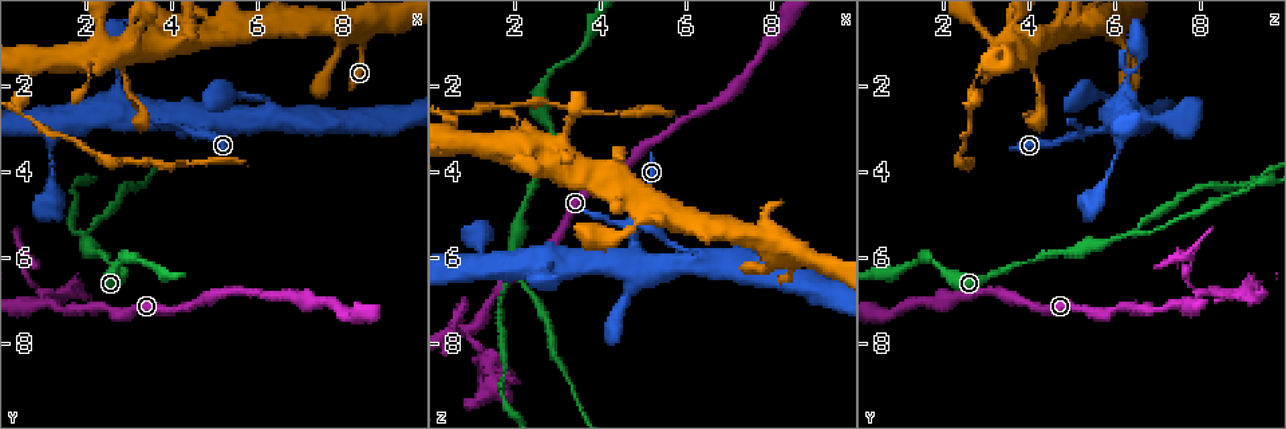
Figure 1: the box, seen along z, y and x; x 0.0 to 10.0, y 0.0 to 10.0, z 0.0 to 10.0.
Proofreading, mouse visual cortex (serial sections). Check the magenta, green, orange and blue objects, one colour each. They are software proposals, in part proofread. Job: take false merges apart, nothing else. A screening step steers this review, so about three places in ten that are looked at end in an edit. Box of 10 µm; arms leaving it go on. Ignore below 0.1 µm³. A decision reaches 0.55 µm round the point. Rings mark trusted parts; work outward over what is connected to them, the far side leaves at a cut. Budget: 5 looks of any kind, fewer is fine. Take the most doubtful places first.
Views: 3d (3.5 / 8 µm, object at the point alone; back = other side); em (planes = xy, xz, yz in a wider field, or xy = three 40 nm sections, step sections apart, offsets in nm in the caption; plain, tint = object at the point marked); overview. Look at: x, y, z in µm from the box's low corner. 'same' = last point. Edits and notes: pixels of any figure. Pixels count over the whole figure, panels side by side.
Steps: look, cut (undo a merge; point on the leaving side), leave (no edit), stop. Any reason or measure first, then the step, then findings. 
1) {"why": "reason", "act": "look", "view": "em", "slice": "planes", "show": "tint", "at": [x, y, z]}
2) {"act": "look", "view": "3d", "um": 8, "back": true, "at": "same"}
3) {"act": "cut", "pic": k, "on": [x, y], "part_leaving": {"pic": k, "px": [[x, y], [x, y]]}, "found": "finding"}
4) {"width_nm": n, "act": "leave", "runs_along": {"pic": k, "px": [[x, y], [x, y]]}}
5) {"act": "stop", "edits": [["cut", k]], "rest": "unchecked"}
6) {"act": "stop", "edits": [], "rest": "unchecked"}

{"why": "three arms meet", "act": "look", "view": "em", "slice": "planes", "show": "tint", "at": [1.95, 5.40, 6.45]}

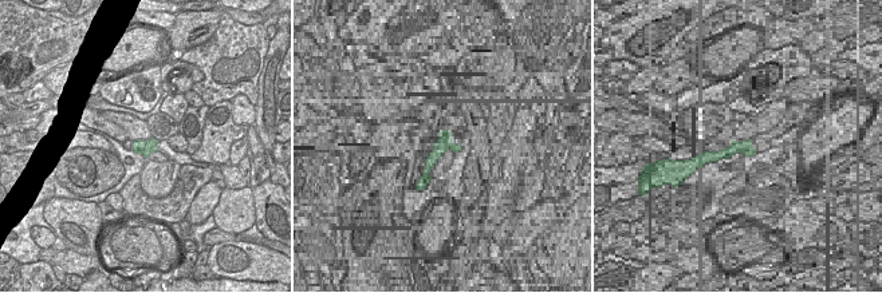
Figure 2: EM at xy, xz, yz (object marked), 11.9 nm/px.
{"act": "look", "view": "3d", "um": 3.5, "at": "same"}

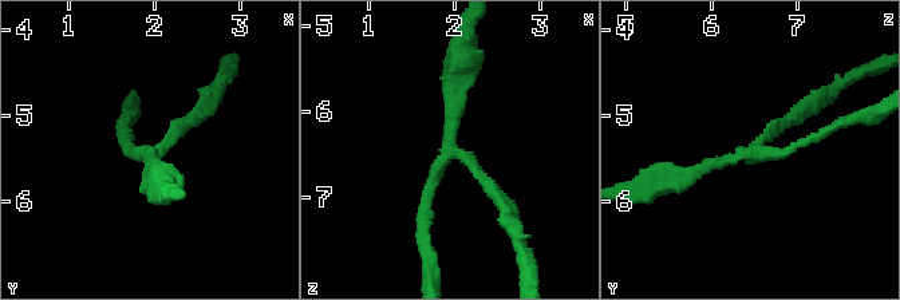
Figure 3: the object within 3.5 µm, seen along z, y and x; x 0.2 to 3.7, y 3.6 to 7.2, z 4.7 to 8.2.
{"act": "cut", "pic": 3, "on": [785, 122], "part_leaving": {"pic": 3, "px": [[761, 141], [836, 87]]}, "found": "two cells meet here"}

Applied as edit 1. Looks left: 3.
{"why": "redraw", "act": "look", "view": "overview"}

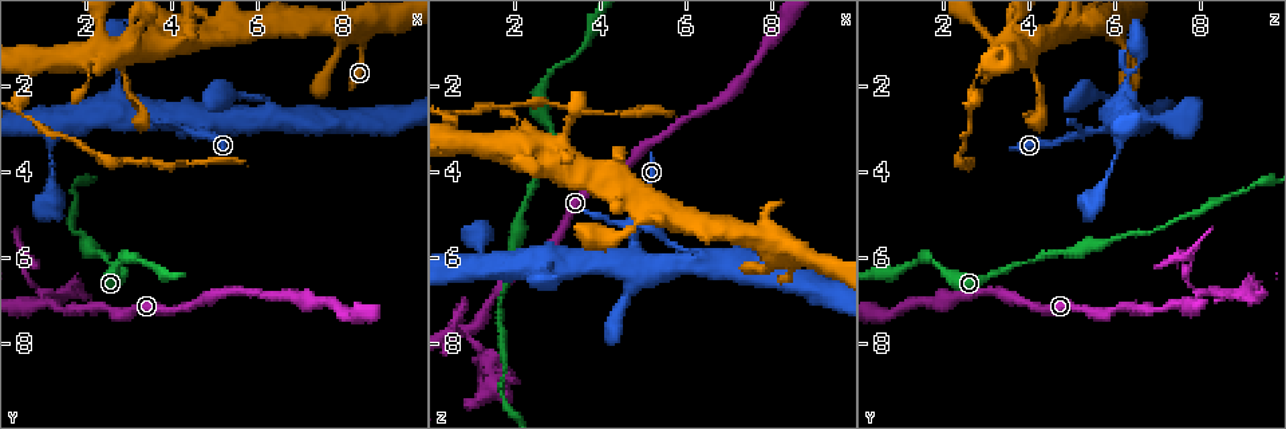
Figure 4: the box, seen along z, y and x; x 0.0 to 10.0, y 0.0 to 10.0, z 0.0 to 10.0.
{"why": "arms part here", "act": "look", "view": "3d", "um": 8, "at": [0.95, 7.15, 7.70]}

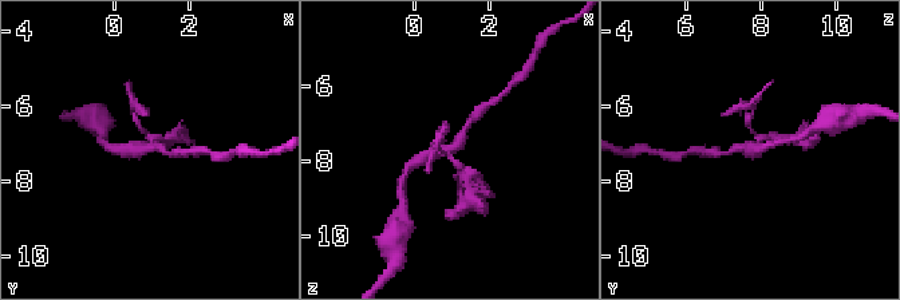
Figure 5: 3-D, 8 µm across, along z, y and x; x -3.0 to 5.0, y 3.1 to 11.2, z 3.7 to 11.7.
{"why": "shape alone is not enough", "act": "look", "view": "em", "slice": "xy", "step": 1, "show": "tint", "at": "same"}

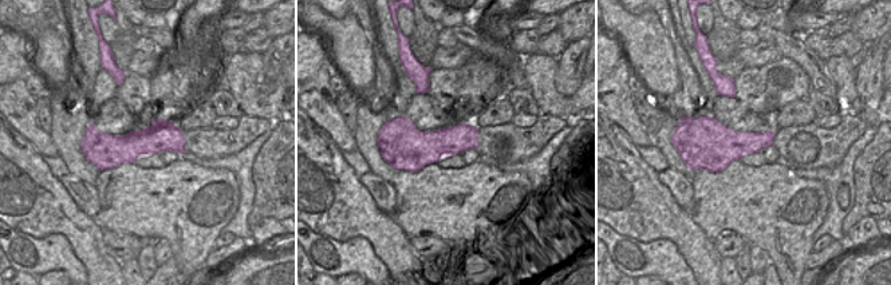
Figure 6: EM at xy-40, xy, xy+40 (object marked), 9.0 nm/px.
{"width_nm": 320, "act": "cut", "pic": 5, "on": [465, 176], "part_leaving": {"pic": 5, "px": [[453, 160], [468, 176], [462, 204]]}, "found": "two cells meet here"}

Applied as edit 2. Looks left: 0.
{"act": "stop", "edits": [["cut", 3], ["cut", 5]], "rest": "unchecked"}

